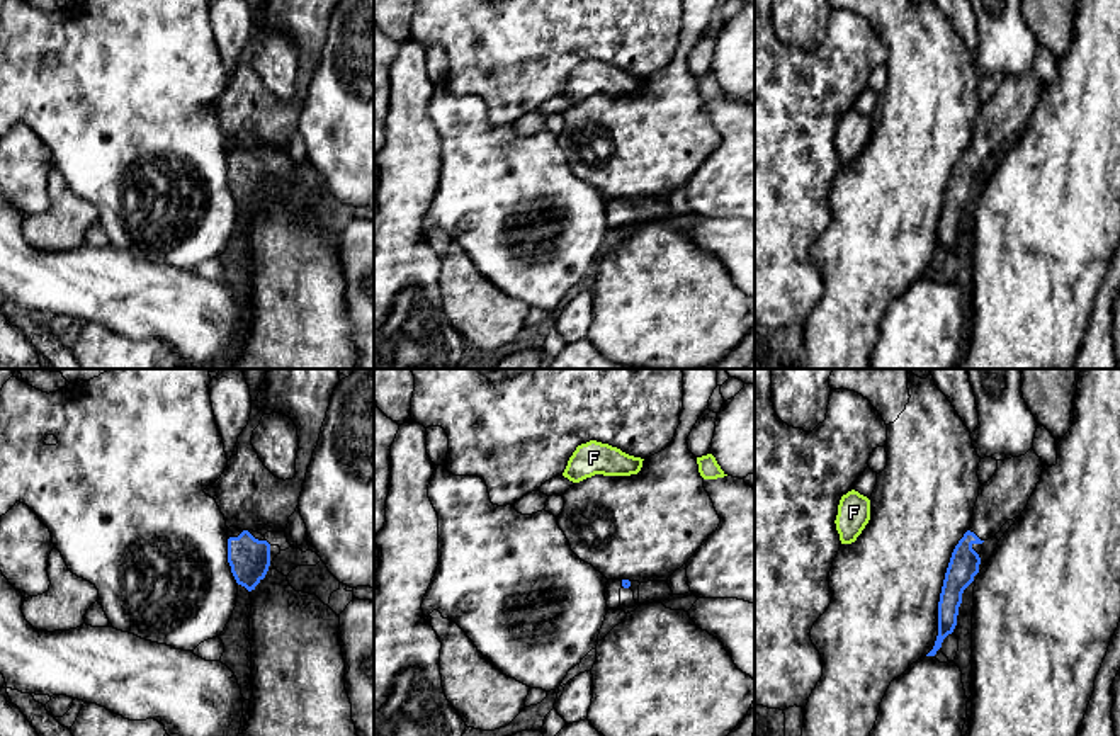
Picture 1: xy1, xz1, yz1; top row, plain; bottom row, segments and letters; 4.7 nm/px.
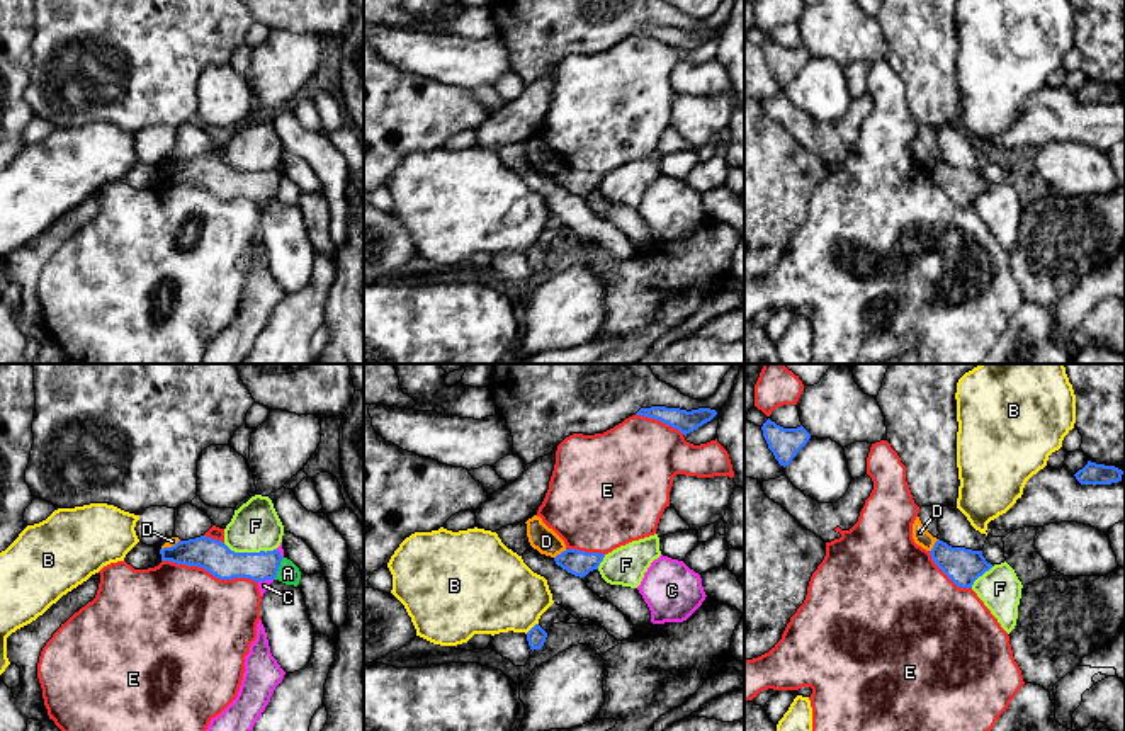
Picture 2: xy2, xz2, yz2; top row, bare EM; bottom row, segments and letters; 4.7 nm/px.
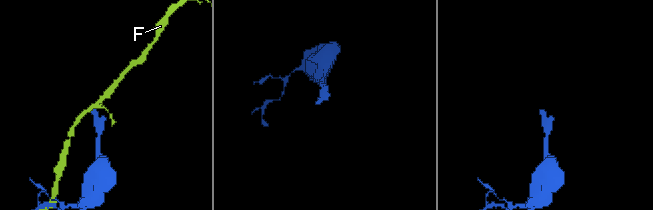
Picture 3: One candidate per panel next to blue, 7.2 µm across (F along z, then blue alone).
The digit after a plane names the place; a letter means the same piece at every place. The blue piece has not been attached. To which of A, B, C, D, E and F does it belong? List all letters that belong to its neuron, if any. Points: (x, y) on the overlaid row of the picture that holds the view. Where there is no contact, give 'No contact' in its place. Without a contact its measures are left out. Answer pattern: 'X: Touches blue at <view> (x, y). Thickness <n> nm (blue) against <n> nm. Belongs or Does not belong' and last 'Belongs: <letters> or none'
A: Touches blue at xy2 (277, 568). Thickness 140 nm (blue) against 100 nm. Does not belong
B: Touches blue at xz2 (532, 628). Thickness 90 nm (blue) against 380 nm. Does not belong
C: Touches blue at xy2 (264, 580). Thickness 150 nm (blue) against 50 nm. Does not belong
D: Touches blue at xz2 (561, 553). Thickness 120 nm (blue) against 120 nm. Does not belong
E: Touches blue at xy2 (209, 572). Thickness 160 nm (blue) against 480 nm. Does not belong
F: Touches blue at xy2 (250, 553). Thickness 160 nm (blue) against 240 nm. Does not belong
Belongs: none

